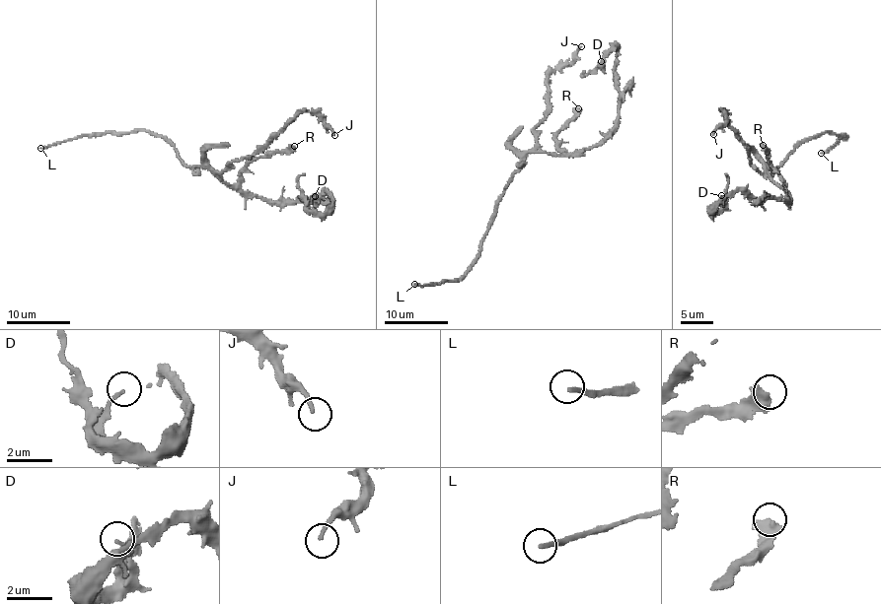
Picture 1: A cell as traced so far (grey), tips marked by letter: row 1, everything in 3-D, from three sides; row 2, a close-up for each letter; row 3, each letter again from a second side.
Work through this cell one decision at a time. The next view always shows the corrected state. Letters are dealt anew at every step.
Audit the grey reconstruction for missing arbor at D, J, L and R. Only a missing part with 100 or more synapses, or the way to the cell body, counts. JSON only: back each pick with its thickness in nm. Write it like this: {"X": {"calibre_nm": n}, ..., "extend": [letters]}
{"L": {"calibre_nm": 200}, "extend": ["L"]}

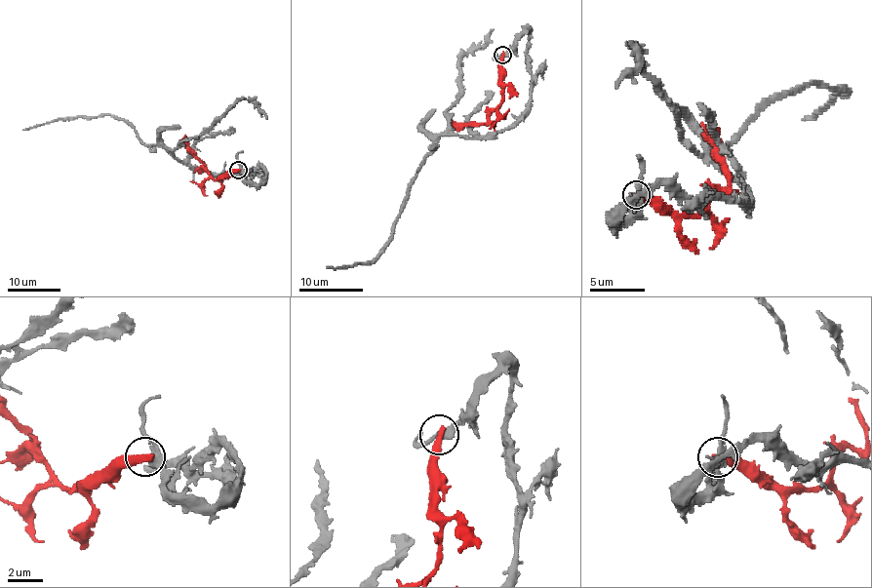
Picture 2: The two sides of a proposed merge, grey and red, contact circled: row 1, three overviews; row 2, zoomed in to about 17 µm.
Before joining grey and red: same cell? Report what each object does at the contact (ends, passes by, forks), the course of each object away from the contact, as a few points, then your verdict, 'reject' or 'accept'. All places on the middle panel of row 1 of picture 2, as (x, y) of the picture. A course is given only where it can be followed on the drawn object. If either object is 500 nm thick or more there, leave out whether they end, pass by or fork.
grey passes by; red ends; course grey (503, 55), (528, 29), (530, 105), (487, 136), (439, 137), (392, 238), (373, 261), (327, 266); course red (502, 55), (502, 100), (490, 113), (492, 121), (458, 125), (450, 120); reject

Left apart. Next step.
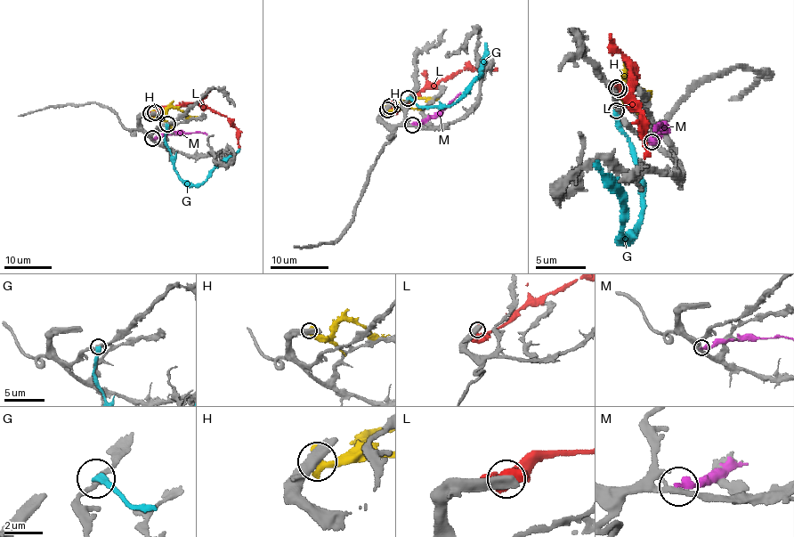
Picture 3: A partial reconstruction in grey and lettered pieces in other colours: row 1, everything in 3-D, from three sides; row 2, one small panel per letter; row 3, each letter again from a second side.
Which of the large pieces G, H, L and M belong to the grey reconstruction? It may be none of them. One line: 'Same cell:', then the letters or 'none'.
Same cell: none

